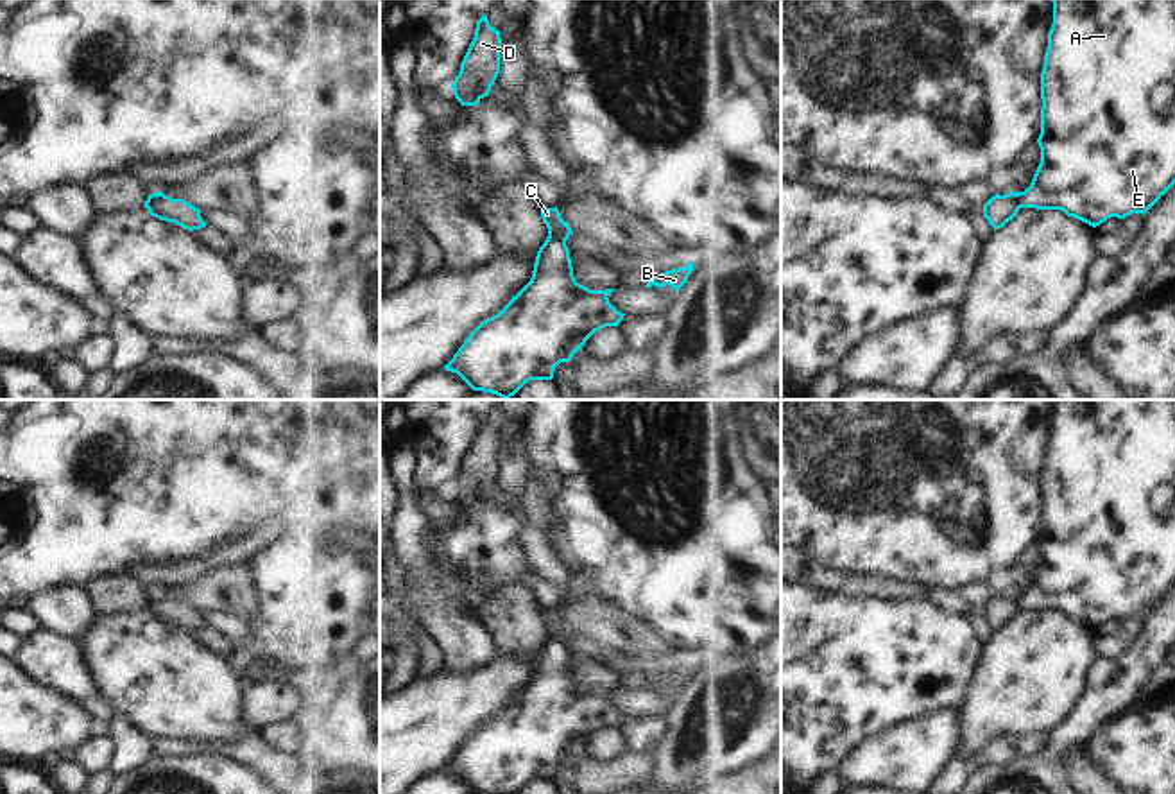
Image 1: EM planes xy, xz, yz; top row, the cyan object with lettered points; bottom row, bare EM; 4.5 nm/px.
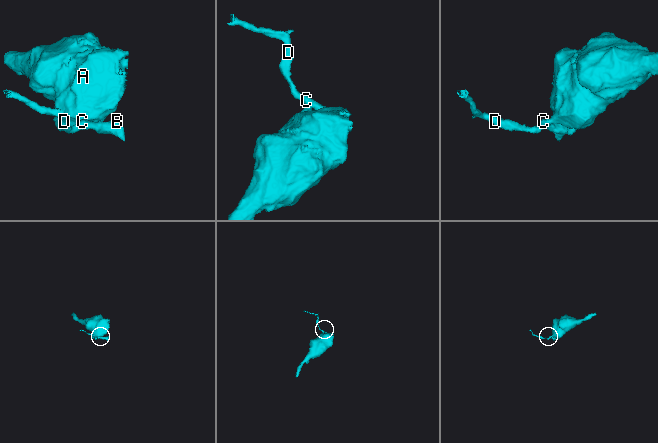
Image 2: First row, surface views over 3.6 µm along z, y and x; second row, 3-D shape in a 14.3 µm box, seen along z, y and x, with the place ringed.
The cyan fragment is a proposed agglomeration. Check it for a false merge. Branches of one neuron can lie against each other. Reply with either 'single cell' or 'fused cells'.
fused cells

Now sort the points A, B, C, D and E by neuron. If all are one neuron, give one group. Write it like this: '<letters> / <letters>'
A E / B C D

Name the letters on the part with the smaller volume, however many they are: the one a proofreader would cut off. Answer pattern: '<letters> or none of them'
B, C, D

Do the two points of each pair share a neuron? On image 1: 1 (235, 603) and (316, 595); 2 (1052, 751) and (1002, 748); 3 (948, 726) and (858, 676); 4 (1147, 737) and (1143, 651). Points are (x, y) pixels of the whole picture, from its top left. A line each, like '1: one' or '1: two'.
1: two
2: two
3: two
4: two

